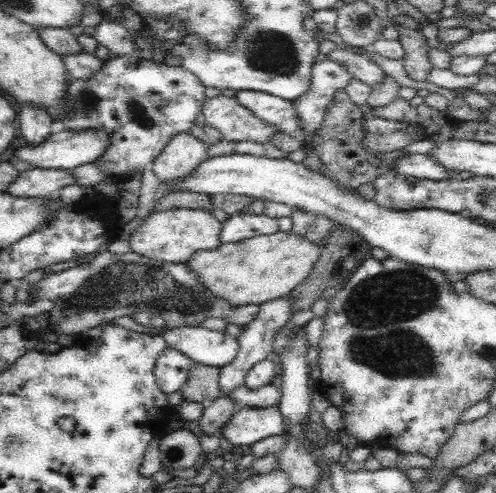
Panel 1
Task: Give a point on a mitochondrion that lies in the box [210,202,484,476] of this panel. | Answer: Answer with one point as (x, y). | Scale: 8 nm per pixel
(385, 310)

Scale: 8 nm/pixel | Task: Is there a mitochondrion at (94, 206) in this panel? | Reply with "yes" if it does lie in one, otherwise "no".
no

